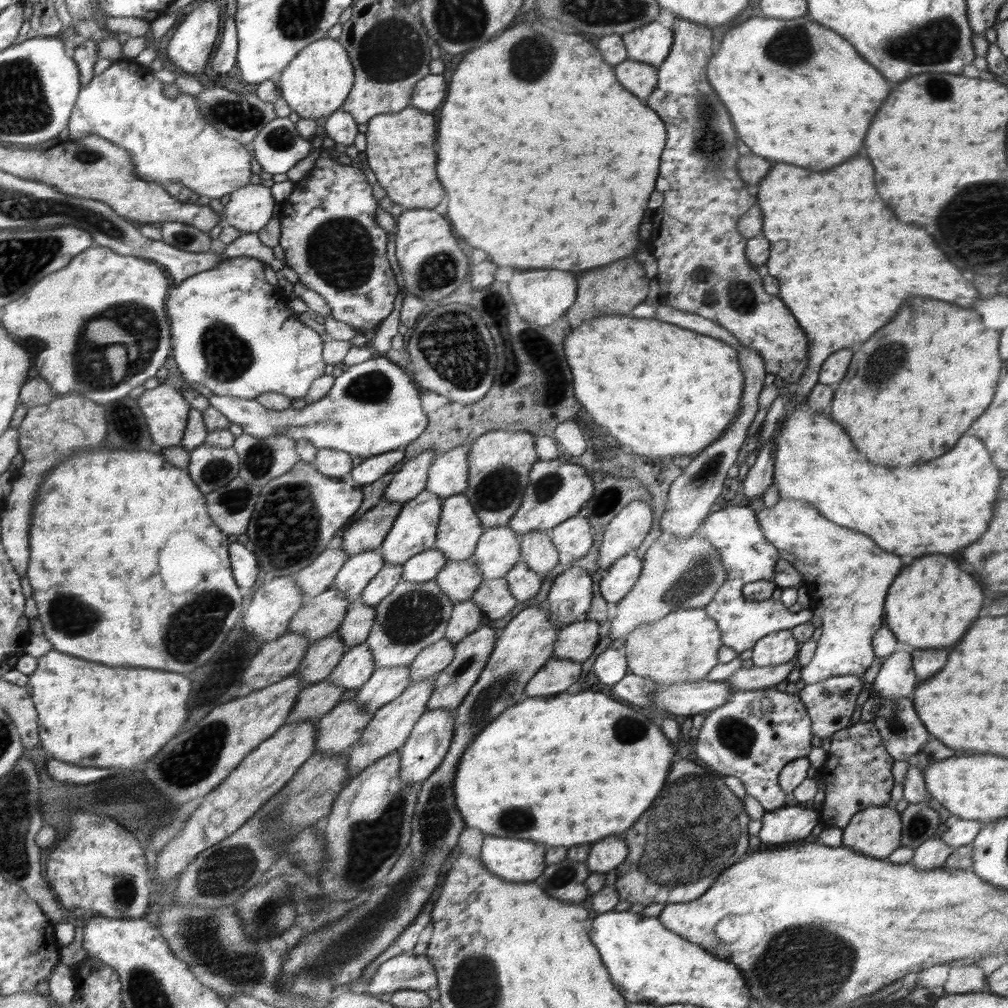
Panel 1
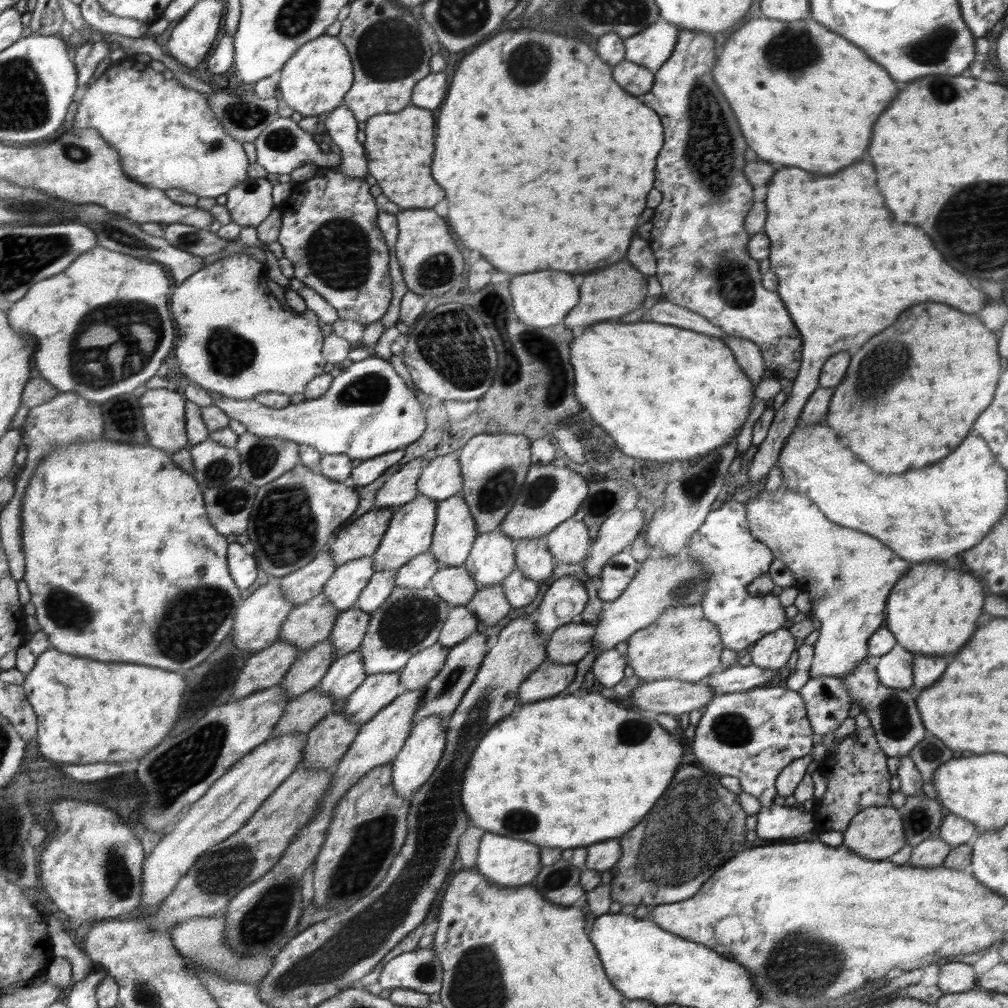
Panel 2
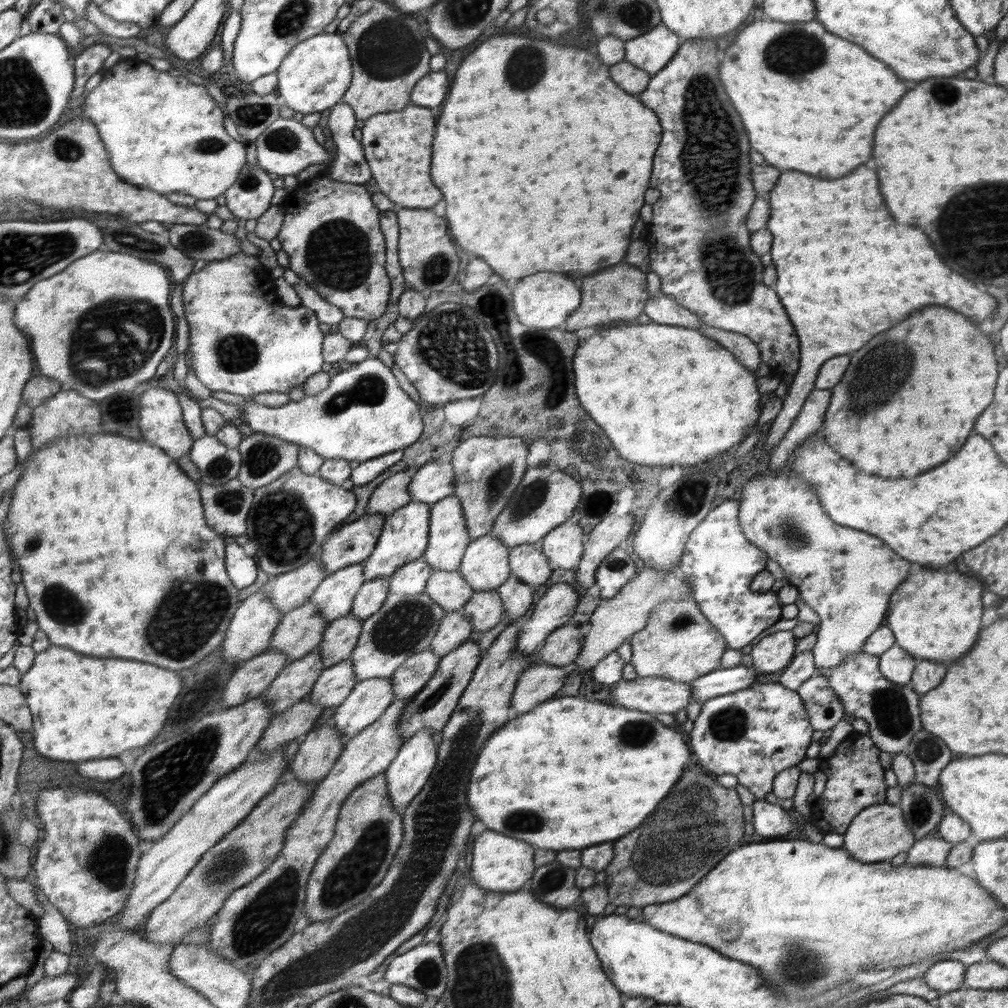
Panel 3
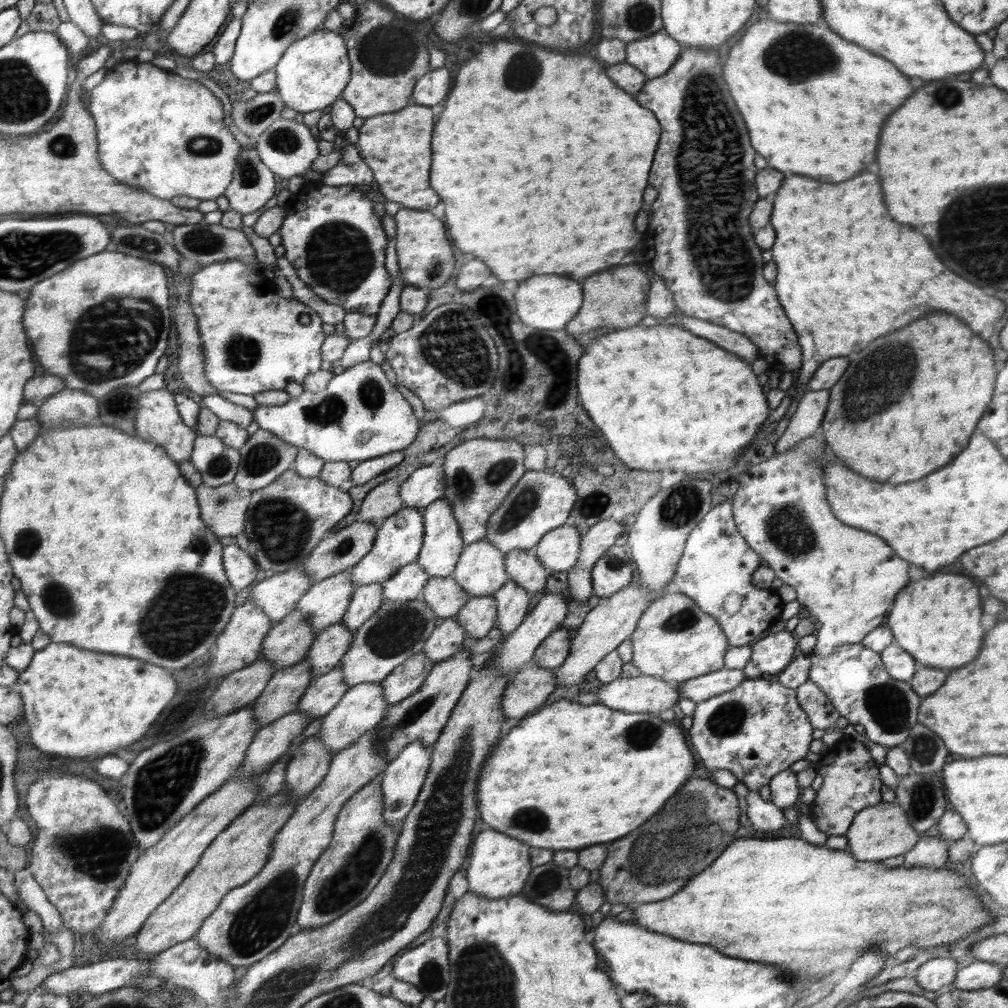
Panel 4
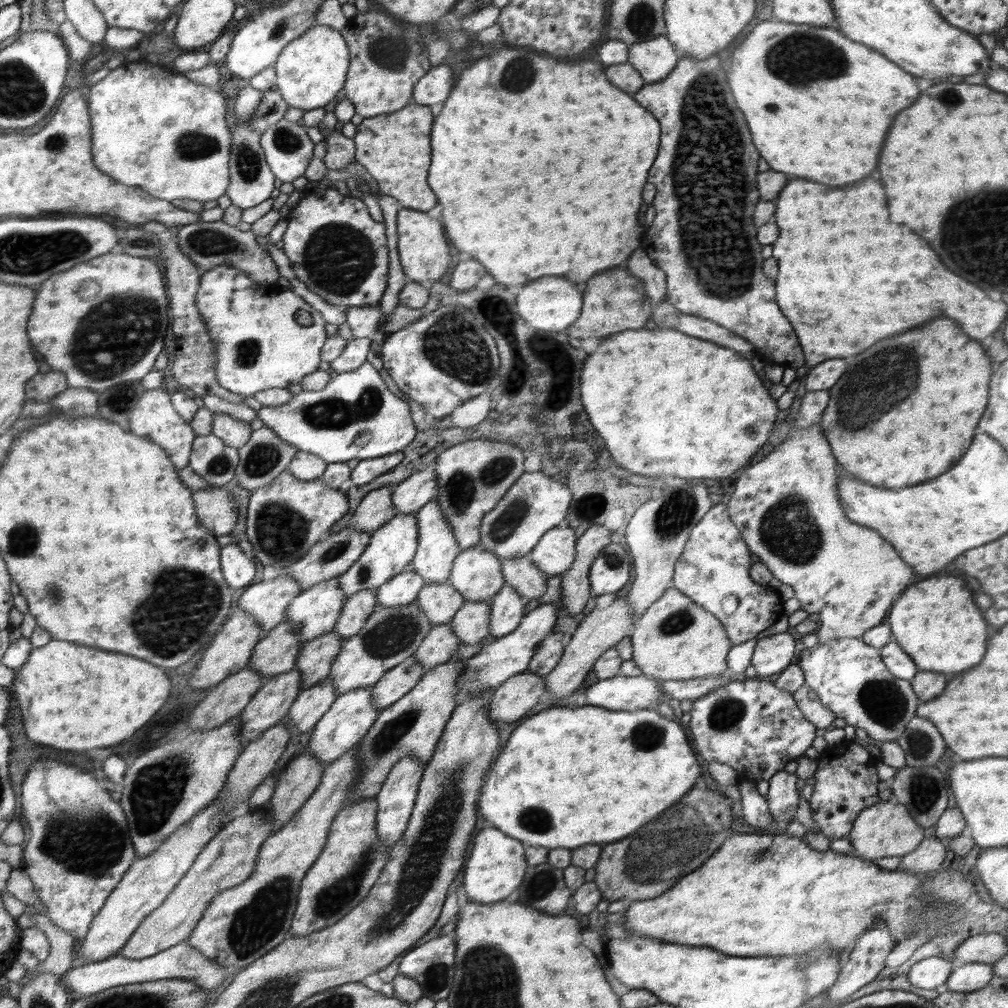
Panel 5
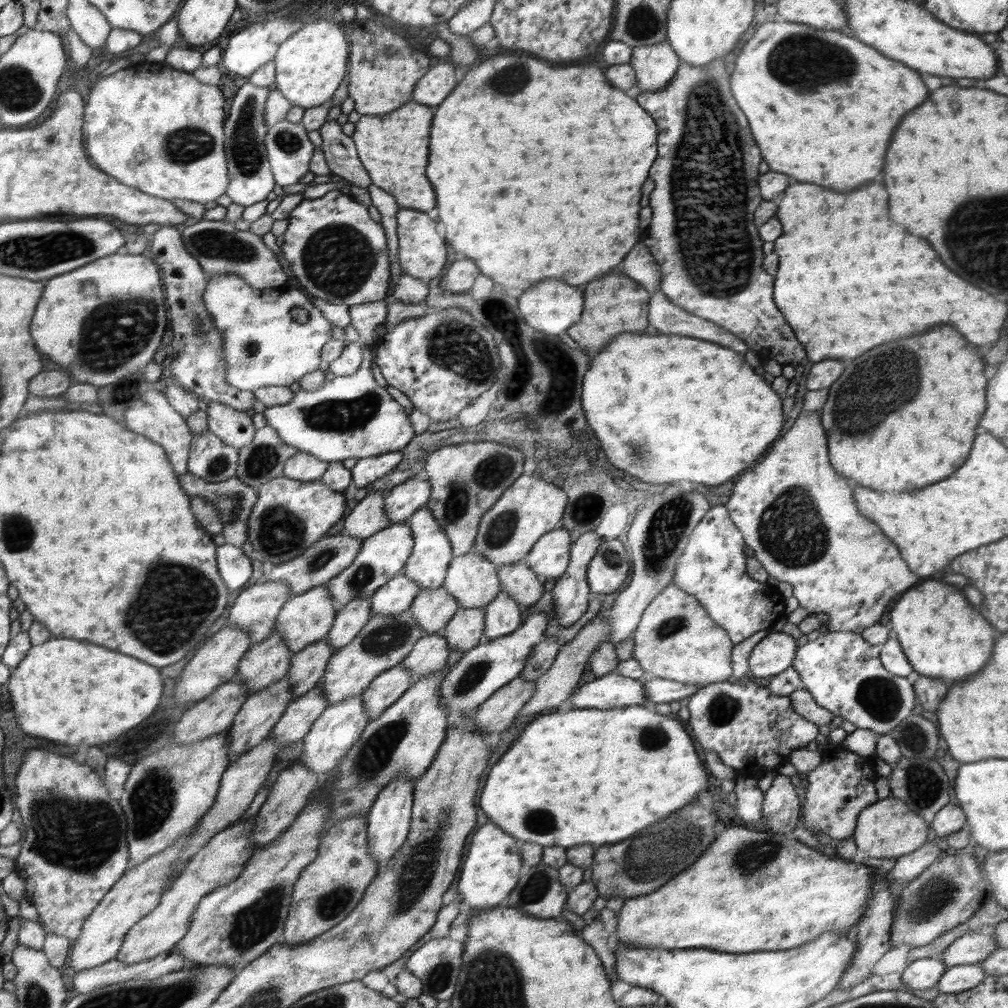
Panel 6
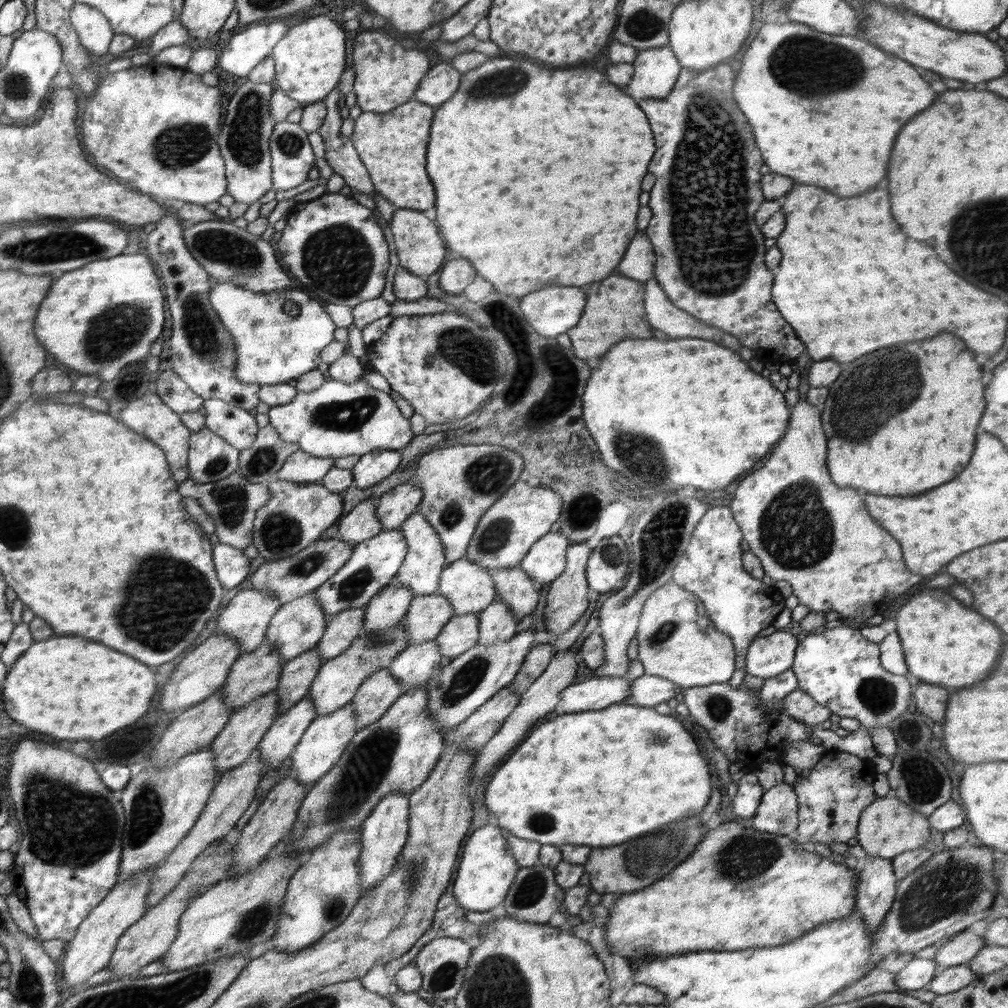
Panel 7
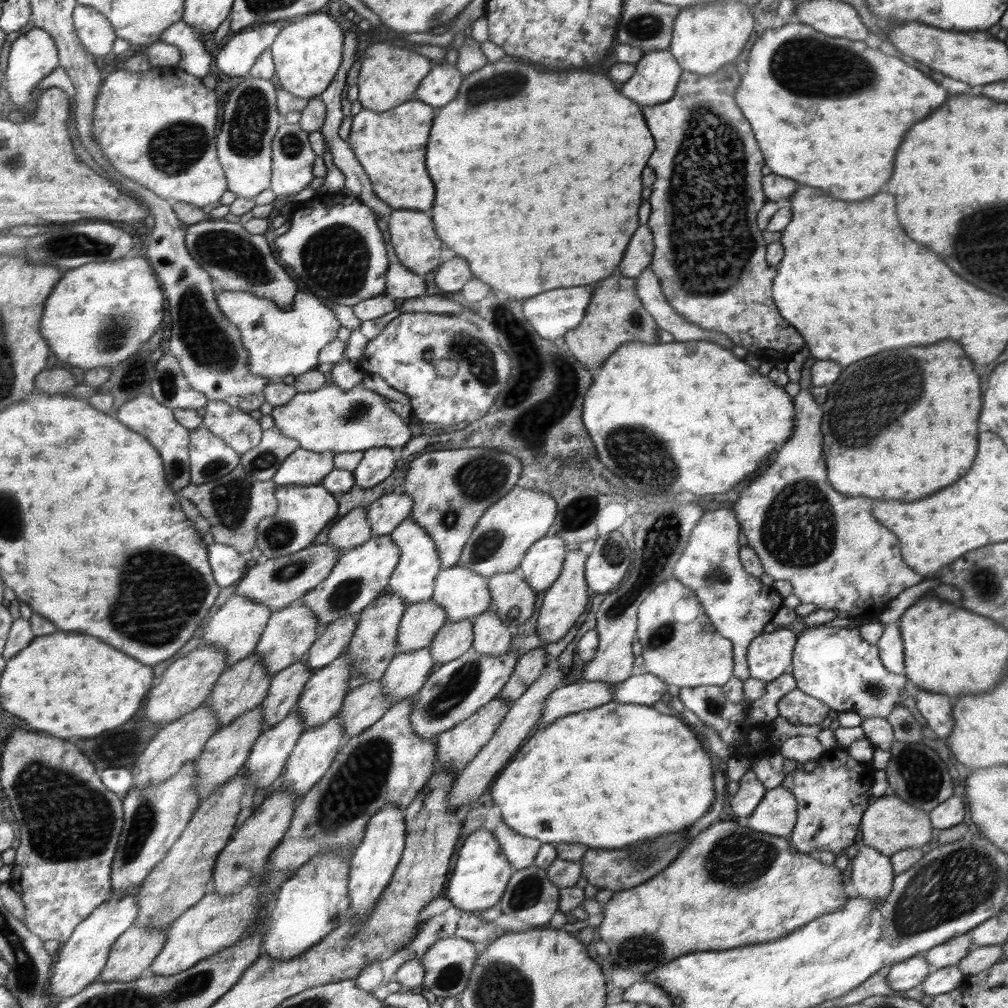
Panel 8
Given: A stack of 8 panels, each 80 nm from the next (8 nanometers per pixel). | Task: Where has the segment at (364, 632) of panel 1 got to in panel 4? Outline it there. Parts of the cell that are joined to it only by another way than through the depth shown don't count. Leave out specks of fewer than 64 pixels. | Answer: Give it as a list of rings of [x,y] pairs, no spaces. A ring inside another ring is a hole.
[[[342,621],[321,630],[305,656],[312,667],[311,680],[317,679],[338,666],[353,642],[352,632]]]

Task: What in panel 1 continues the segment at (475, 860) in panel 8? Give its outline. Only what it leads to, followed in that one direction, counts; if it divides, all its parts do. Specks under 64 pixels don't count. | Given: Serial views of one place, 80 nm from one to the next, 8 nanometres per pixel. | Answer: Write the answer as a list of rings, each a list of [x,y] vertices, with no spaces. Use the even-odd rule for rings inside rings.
[[[485,836],[482,845],[482,864],[492,874],[498,872],[502,880],[520,882],[520,874],[524,882],[538,878],[546,863],[544,862],[546,848],[532,840],[510,840],[510,838],[496,838]]]

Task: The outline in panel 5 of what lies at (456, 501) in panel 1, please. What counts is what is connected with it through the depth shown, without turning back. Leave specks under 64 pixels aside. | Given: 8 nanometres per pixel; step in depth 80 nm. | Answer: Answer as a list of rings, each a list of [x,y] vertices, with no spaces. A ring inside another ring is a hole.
[[[435,499],[425,504],[420,511],[416,511],[415,517],[419,526],[419,544],[409,568],[422,576],[425,584],[442,584],[449,580],[453,563],[457,556],[461,554],[462,548],[459,547],[453,528],[447,521],[446,516],[443,515],[443,510]]]

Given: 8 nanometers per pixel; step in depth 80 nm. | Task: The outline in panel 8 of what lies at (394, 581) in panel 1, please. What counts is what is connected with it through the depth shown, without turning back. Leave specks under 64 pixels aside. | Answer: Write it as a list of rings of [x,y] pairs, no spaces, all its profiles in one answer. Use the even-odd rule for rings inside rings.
[[[346,615],[320,630],[319,637],[304,659],[312,673],[324,668],[347,650],[358,621],[359,615]]]

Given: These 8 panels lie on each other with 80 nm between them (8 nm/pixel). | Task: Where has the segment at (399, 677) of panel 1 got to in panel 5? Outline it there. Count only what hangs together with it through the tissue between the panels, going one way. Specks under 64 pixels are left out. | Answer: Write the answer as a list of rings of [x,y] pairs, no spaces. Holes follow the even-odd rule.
[[[358,687],[353,691],[346,692],[346,694],[341,694],[325,716],[313,728],[309,740],[311,753],[323,766],[330,764],[366,736],[366,733],[376,722],[378,713],[379,710],[373,703],[371,687]]]

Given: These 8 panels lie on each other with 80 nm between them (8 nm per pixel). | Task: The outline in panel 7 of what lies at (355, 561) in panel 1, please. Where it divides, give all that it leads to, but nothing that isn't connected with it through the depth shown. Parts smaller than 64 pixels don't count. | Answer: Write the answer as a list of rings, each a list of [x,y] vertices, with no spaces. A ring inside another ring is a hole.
[[[312,591],[309,595],[302,596],[294,600],[292,603],[288,602],[276,612],[269,624],[264,642],[271,647],[279,650],[283,664],[289,660],[296,658],[299,654],[306,652],[308,649],[313,649],[317,646],[318,641],[322,638],[329,617],[323,613],[320,603],[316,600],[316,594]]]

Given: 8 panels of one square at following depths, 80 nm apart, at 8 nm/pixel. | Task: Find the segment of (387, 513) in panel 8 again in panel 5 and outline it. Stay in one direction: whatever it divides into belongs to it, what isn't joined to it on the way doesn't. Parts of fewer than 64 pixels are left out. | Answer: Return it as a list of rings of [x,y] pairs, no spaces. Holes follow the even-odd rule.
[[[433,463],[394,486],[393,503],[397,514],[412,514],[420,511],[425,504],[436,498],[438,490],[437,472]]]

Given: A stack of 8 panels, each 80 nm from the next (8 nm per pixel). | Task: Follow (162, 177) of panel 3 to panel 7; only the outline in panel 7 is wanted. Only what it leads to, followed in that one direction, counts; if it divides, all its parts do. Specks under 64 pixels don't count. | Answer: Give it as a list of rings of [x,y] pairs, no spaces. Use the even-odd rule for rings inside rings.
[[[154,60],[138,68],[102,74],[95,93],[83,107],[82,132],[86,148],[96,166],[141,193],[202,206],[216,202],[226,194],[224,159],[218,150],[220,98],[218,86],[202,84],[200,75],[188,68],[170,67]]]

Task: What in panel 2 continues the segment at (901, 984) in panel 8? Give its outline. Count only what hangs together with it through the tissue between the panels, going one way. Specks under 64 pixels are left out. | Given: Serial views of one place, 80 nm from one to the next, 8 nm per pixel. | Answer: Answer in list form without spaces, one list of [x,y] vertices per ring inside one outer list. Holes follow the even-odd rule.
[[[948,962],[941,966],[938,988],[943,995],[966,992],[975,988],[977,973],[974,967],[962,962]]]

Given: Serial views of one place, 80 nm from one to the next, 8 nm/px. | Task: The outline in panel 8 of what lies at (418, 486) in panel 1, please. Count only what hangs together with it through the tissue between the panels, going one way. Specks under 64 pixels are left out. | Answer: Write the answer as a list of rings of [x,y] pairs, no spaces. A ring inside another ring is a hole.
[[[367,507],[352,509],[342,517],[328,533],[326,544],[342,550],[364,544],[373,537],[372,527],[368,524]]]

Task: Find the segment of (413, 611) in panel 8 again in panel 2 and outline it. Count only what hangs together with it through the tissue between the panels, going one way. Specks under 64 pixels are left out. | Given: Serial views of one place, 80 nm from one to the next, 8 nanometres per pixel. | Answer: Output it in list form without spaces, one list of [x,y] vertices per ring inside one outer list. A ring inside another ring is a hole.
[[[464,565],[439,568],[429,583],[450,606],[466,605],[479,587]]]

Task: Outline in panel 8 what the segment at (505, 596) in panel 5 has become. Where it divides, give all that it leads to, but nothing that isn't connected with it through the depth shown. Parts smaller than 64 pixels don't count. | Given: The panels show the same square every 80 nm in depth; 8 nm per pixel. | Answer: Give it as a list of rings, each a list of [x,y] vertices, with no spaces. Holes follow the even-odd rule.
[[[488,609],[472,621],[474,633],[472,649],[491,657],[504,655],[509,650],[514,632],[509,625],[499,619],[496,610]]]

